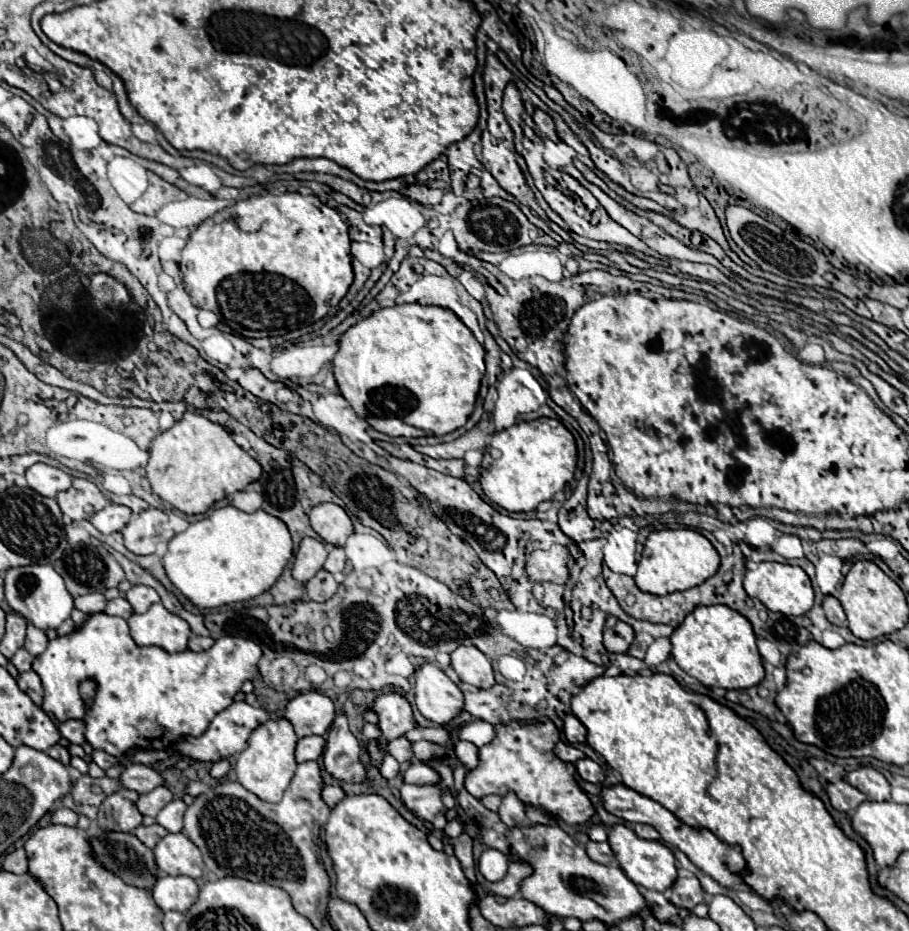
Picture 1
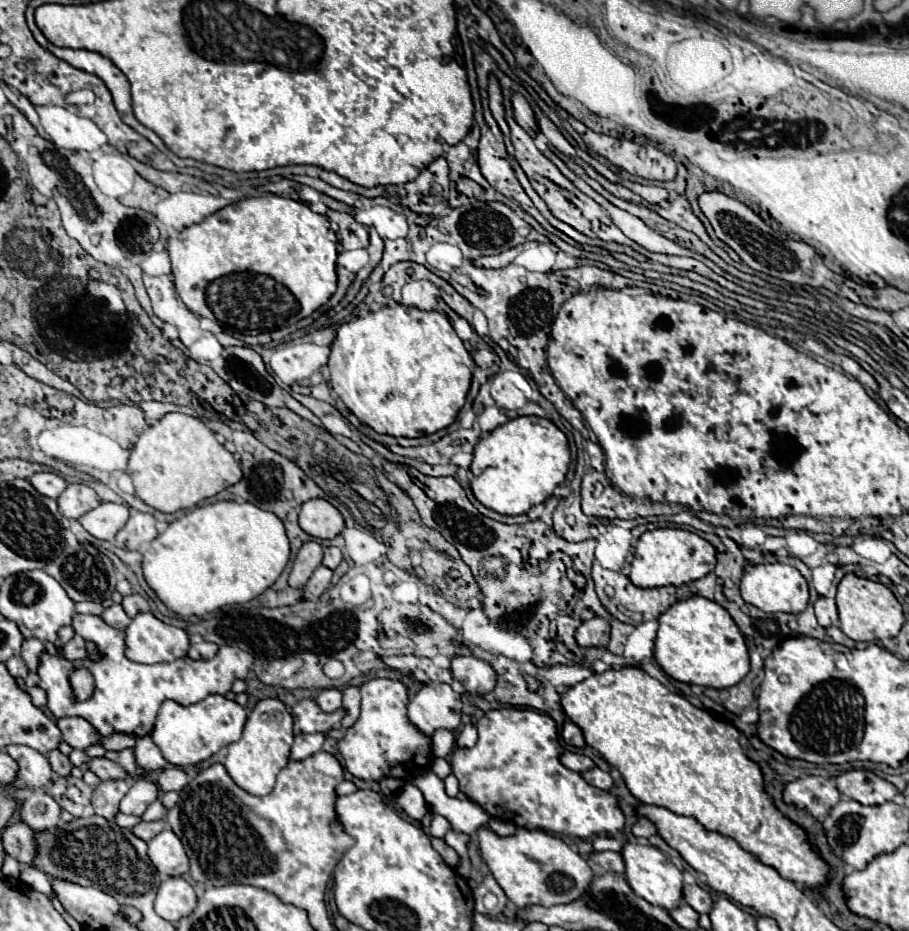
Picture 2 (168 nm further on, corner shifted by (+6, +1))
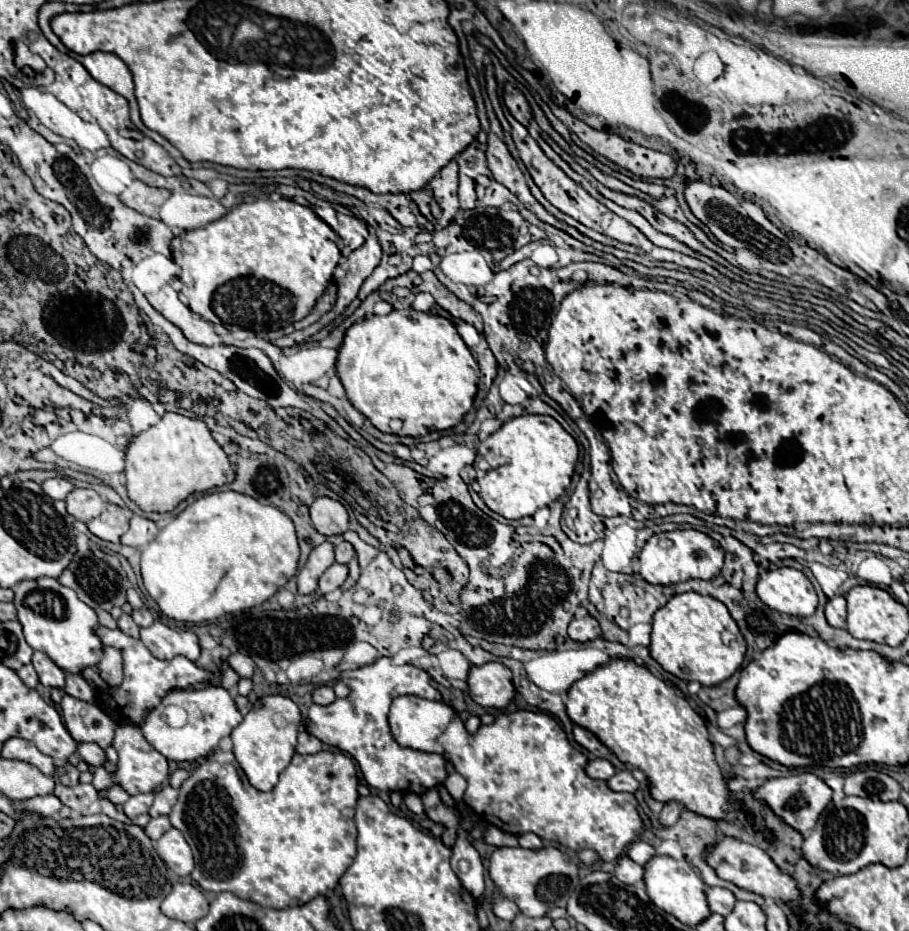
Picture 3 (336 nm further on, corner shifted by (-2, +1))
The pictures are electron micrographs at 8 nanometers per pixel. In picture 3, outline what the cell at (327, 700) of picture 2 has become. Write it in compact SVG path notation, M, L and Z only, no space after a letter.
M321 686L313 692L313 702L315 704L321 704L321 706L327 706L327 704L333 704L333 700L337 700L335 692L331 686Z

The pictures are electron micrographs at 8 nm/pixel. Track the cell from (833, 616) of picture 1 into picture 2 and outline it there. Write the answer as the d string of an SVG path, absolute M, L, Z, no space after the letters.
M819 598L815 602L815 614L821 626L829 628L829 626L839 626L839 616L837 616L837 606L833 598Z

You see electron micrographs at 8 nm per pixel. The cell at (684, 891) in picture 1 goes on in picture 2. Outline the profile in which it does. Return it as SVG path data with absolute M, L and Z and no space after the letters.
M697 884L685 886L685 888L683 888L683 896L685 896L685 902L687 902L693 910L697 910L699 914L709 914L711 908L713 908L713 898L711 898L711 894L709 894L705 888L697 886Z

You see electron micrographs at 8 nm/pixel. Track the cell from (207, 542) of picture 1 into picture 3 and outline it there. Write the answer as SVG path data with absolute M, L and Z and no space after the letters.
M215 492L189 504L143 548L141 576L145 590L165 616L179 622L199 624L263 604L297 572L297 564L299 544L289 516L239 492Z

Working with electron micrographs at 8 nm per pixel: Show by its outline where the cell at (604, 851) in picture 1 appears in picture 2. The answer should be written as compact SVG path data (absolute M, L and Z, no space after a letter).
M593 852L591 858L605 870L625 874L625 862L623 862L623 856L619 852Z

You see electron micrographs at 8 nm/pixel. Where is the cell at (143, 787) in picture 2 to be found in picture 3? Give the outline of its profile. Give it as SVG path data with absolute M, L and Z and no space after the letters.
M155 792L135 794L135 796L131 796L131 798L123 804L123 812L125 812L129 818L137 818L139 814L149 812L149 808L151 808L151 804L153 804L153 798L155 798Z

